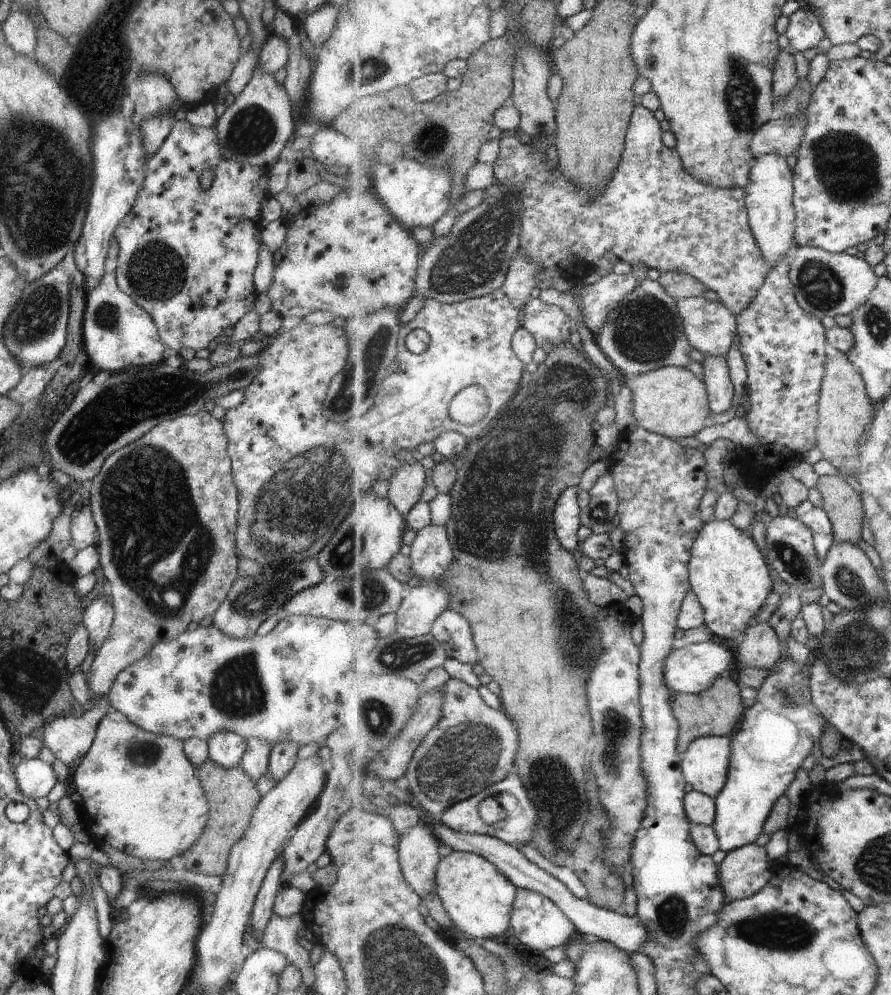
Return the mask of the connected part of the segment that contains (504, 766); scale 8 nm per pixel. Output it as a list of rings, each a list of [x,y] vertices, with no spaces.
[[[451,678],[443,694],[442,720],[427,734],[406,773],[409,790],[417,798],[419,806],[434,819],[441,818],[443,812],[455,804],[505,780],[519,752],[517,728],[501,708],[489,708],[477,688]]]

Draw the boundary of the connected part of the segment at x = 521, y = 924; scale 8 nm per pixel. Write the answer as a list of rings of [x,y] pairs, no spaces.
[[[518,888],[516,893],[511,927],[515,937],[525,947],[527,946],[534,951],[541,952],[542,955],[551,951],[551,948],[568,945],[569,942],[573,941],[573,934],[578,932],[575,924],[571,922],[570,918],[562,912],[562,909],[557,904],[542,896],[539,892],[521,888]]]

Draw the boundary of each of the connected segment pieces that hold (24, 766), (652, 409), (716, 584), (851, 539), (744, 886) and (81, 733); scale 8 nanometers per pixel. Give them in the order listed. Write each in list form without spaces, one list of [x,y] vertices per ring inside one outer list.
[[[23,759],[13,770],[17,790],[33,800],[45,797],[57,784],[51,765],[43,760]]]
[[[667,366],[641,376],[624,378],[624,385],[633,392],[633,415],[638,425],[673,441],[701,434],[713,414],[705,382],[687,368]]]
[[[715,518],[715,520],[704,524],[691,552],[690,582],[691,591],[697,596],[703,610],[705,610],[705,626],[714,639],[733,638],[731,634],[735,630],[748,629],[750,621],[753,621],[755,616],[762,611],[774,591],[771,567],[764,553],[759,549],[751,534],[735,525],[731,518],[726,520]]]
[[[839,476],[819,477],[816,488],[824,500],[822,509],[833,524],[836,542],[857,544],[862,540],[861,528],[865,513],[860,494]]]
[[[755,843],[727,853],[727,858],[720,865],[727,903],[758,895],[770,884],[773,876],[773,860],[765,847]]]
[[[99,696],[95,698],[93,706],[90,710],[84,711],[79,718],[73,718],[69,715],[64,717],[56,717],[43,728],[42,745],[47,747],[55,760],[63,762],[65,766],[69,766],[71,762],[80,760],[91,747],[94,731],[98,721],[111,710],[107,696]]]

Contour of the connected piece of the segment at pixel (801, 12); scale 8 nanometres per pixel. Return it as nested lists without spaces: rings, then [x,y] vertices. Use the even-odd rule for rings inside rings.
[[[797,8],[790,17],[786,37],[791,47],[806,52],[819,46],[821,40],[826,38],[826,33],[817,14],[813,14],[808,8]]]

